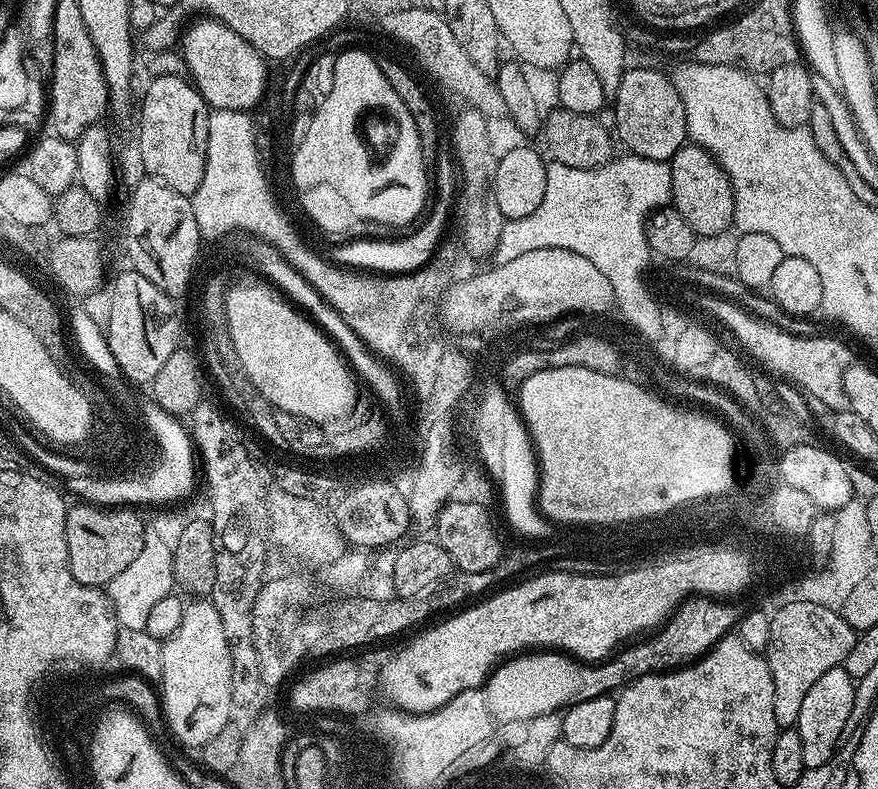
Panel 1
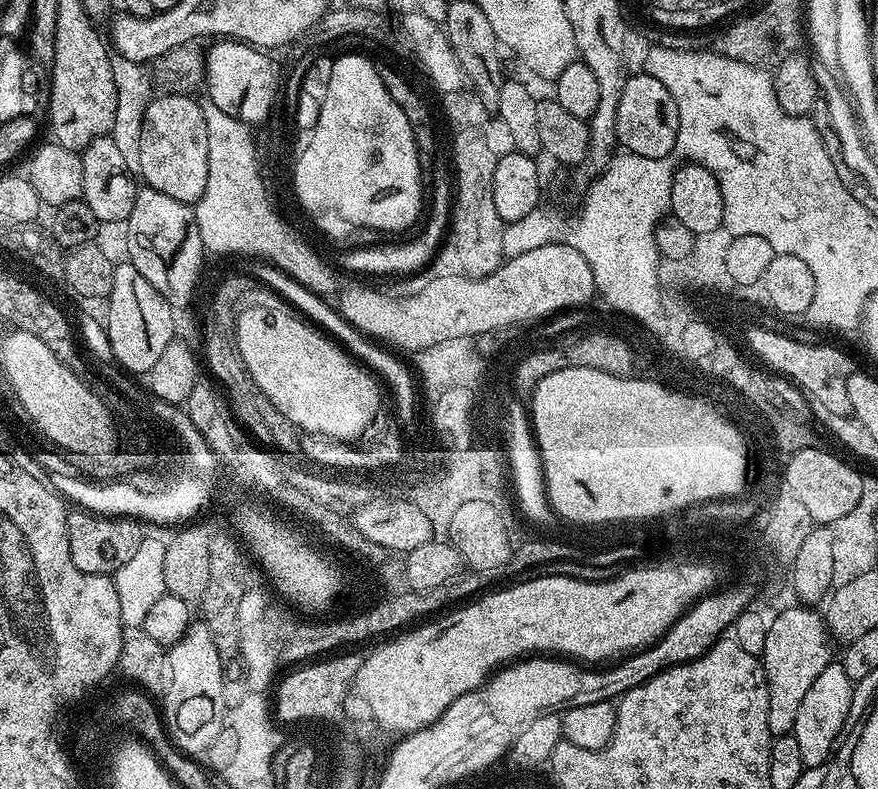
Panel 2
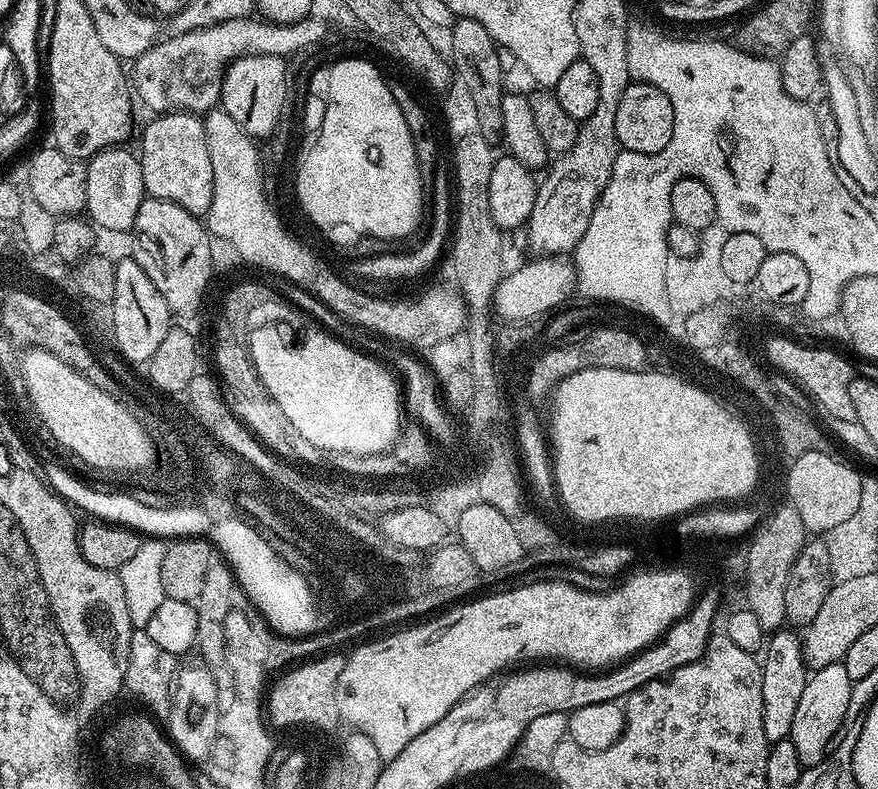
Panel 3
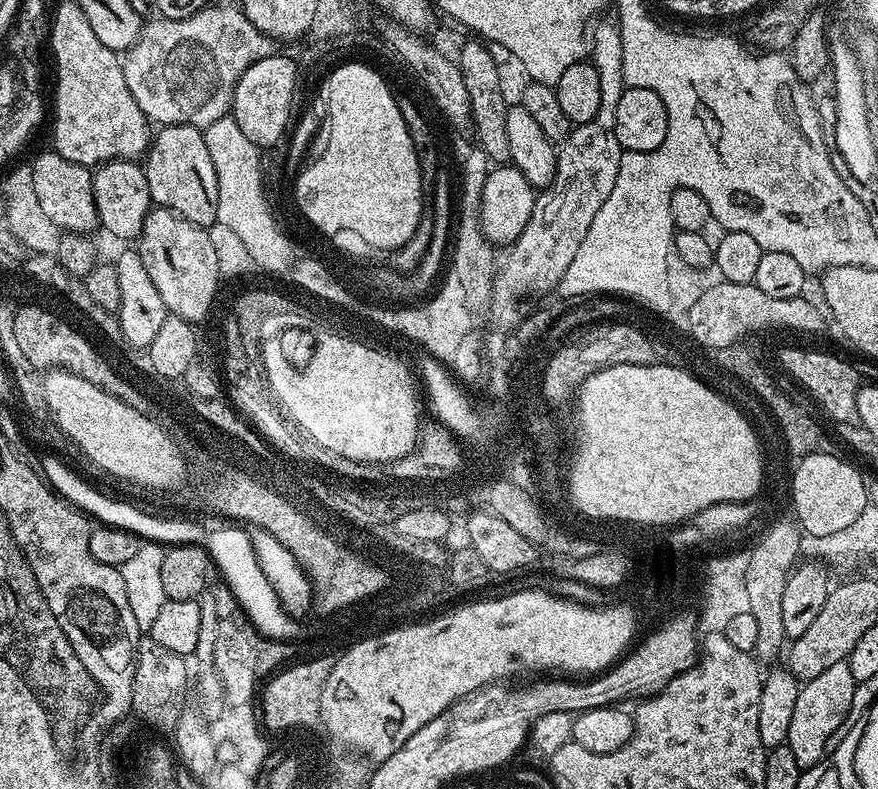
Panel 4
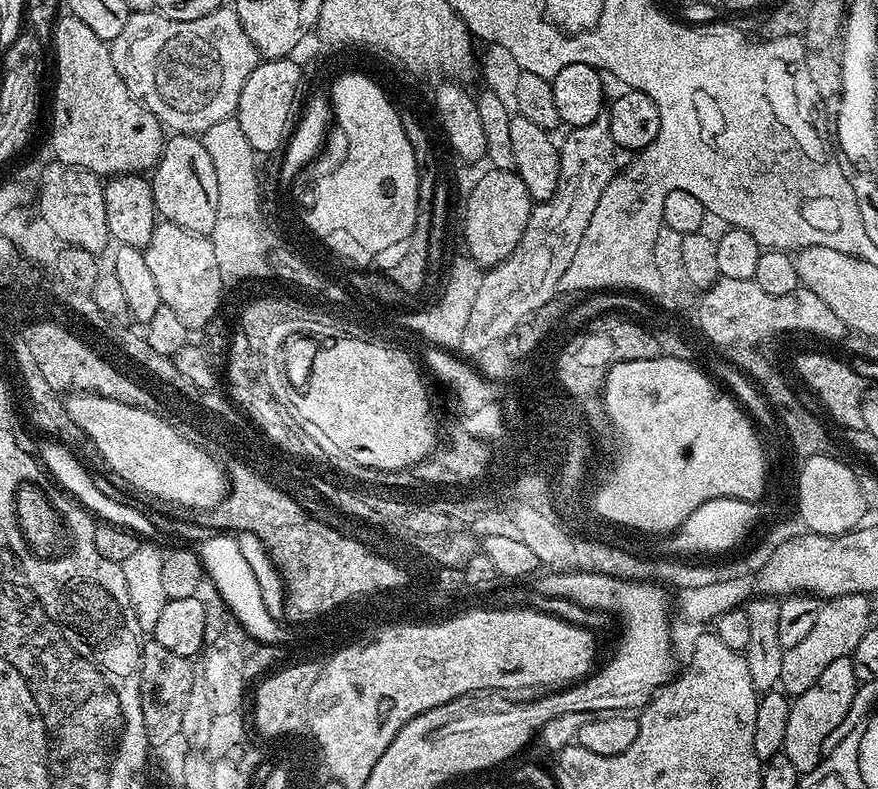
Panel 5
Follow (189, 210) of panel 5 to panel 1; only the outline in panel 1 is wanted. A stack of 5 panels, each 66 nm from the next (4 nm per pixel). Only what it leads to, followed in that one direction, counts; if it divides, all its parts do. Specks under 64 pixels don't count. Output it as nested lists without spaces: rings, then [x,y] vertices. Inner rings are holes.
[[[183,76],[156,78],[142,95],[138,147],[147,175],[161,180],[170,190],[191,197],[202,182],[208,145],[208,103],[196,85]]]

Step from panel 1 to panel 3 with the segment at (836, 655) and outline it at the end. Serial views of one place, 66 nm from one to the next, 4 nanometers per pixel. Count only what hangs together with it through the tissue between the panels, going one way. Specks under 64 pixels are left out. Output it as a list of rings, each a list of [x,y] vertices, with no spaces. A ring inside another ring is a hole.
[[[777,630],[771,633],[767,637],[766,651],[762,656],[762,730],[766,730],[769,745],[791,737],[794,714],[798,710],[802,690],[806,690],[810,675],[810,669],[804,663],[801,637],[795,631],[788,631],[792,630]]]

